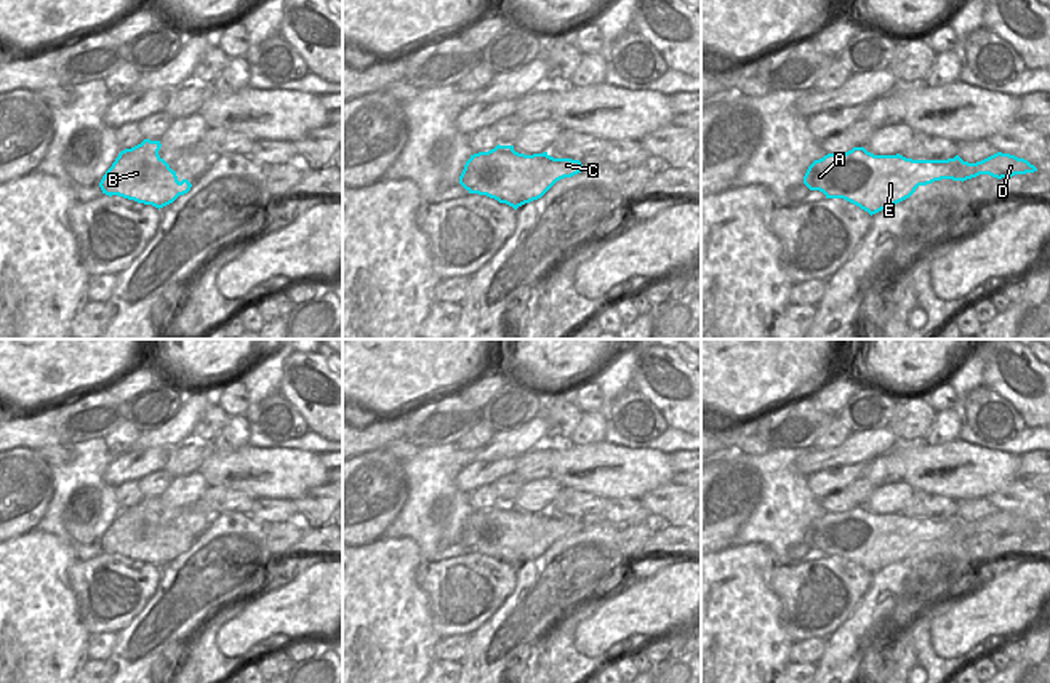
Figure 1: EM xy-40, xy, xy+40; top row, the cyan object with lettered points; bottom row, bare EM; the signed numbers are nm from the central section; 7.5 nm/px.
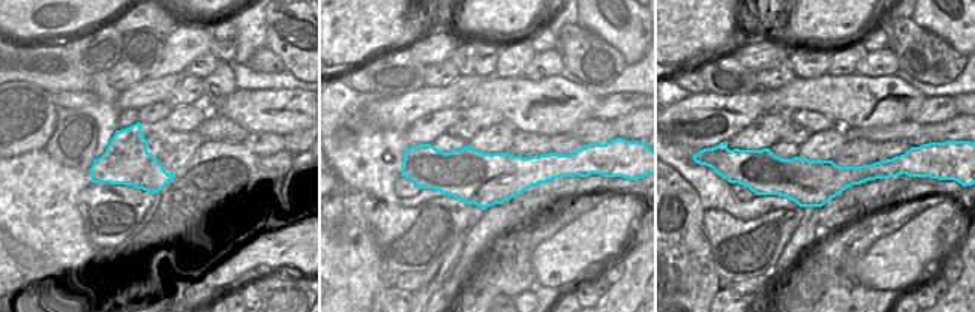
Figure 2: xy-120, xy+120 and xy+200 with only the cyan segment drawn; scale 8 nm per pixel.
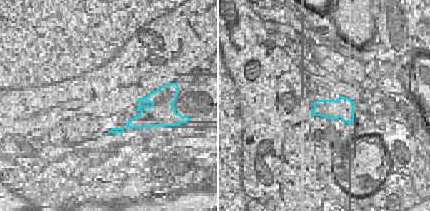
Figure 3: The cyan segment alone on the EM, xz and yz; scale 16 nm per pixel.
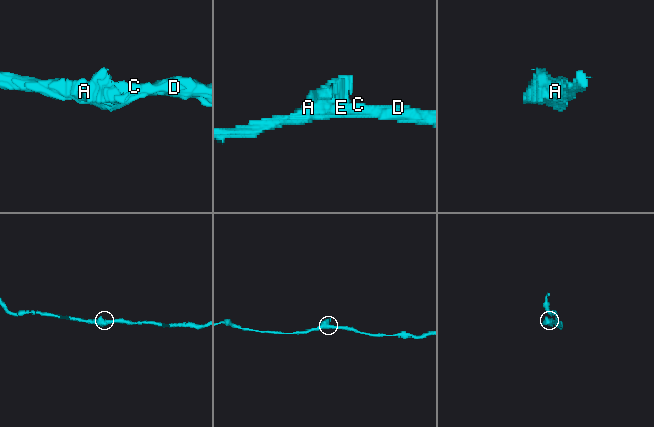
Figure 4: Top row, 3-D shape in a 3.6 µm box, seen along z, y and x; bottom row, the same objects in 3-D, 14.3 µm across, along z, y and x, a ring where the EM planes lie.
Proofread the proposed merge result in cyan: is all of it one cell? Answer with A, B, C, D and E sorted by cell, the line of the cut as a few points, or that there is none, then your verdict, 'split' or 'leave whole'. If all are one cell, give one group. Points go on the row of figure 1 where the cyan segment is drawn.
groups A C D E / B; cut xy (495, 147), (514, 152); split

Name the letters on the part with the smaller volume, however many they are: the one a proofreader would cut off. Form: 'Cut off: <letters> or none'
Cut off: B

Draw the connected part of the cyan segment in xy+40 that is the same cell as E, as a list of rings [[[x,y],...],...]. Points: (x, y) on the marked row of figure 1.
[[[863,147],[845,154],[828,154],[815,160],[804,184],[826,198],[844,198],[871,216],[909,198],[919,186],[941,179],[967,181],[980,174],[1012,178],[1034,173],[1024,158],[997,152],[981,162],[968,163],[959,155],[948,160],[912,160],[900,154],[874,155]]]

